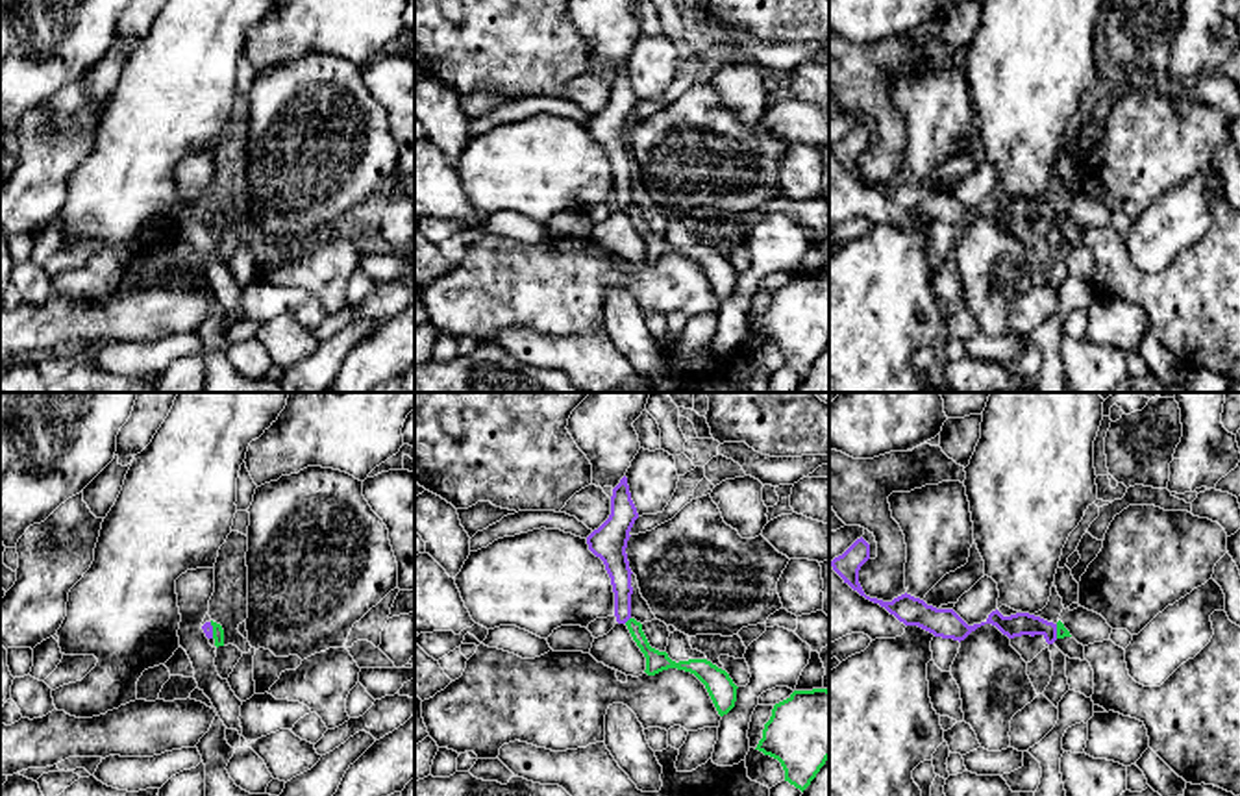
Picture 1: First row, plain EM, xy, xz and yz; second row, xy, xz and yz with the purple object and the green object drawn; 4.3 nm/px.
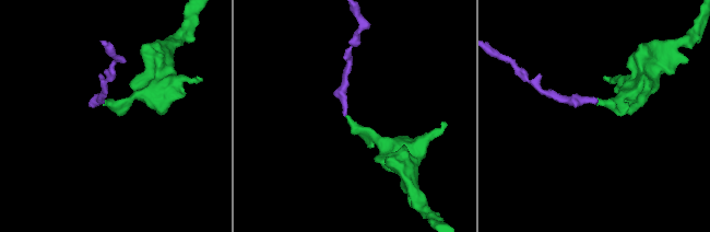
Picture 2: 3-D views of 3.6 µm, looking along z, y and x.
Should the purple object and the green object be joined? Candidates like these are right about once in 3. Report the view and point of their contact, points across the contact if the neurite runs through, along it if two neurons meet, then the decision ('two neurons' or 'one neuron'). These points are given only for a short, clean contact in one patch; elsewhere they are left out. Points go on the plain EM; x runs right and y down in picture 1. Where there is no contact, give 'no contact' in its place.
xz (626, 206) | along xz (630, 202), (624, 208) | two neurons

